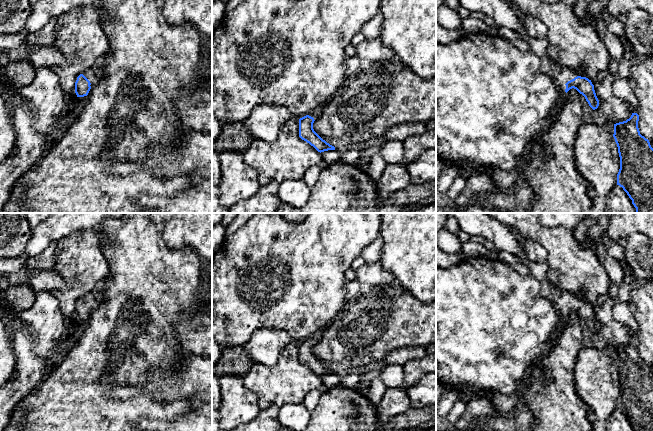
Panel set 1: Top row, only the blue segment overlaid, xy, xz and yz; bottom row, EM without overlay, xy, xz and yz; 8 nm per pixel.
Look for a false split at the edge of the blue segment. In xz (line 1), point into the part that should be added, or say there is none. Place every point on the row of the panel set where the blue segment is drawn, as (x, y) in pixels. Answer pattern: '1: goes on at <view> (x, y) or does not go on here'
1: goes on at xz (314, 115)

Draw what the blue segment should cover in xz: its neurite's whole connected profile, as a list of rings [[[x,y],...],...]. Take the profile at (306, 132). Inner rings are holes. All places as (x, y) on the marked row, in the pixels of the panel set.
[[[311,113],[299,119],[299,137],[313,146],[318,152],[335,150],[335,147],[323,140],[313,129],[318,113]]]

